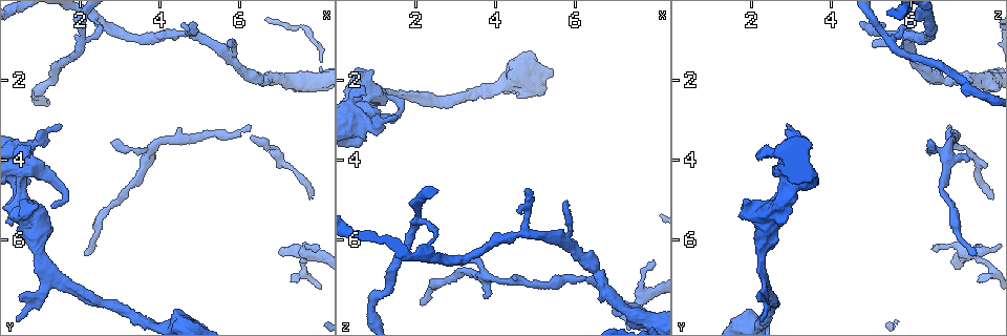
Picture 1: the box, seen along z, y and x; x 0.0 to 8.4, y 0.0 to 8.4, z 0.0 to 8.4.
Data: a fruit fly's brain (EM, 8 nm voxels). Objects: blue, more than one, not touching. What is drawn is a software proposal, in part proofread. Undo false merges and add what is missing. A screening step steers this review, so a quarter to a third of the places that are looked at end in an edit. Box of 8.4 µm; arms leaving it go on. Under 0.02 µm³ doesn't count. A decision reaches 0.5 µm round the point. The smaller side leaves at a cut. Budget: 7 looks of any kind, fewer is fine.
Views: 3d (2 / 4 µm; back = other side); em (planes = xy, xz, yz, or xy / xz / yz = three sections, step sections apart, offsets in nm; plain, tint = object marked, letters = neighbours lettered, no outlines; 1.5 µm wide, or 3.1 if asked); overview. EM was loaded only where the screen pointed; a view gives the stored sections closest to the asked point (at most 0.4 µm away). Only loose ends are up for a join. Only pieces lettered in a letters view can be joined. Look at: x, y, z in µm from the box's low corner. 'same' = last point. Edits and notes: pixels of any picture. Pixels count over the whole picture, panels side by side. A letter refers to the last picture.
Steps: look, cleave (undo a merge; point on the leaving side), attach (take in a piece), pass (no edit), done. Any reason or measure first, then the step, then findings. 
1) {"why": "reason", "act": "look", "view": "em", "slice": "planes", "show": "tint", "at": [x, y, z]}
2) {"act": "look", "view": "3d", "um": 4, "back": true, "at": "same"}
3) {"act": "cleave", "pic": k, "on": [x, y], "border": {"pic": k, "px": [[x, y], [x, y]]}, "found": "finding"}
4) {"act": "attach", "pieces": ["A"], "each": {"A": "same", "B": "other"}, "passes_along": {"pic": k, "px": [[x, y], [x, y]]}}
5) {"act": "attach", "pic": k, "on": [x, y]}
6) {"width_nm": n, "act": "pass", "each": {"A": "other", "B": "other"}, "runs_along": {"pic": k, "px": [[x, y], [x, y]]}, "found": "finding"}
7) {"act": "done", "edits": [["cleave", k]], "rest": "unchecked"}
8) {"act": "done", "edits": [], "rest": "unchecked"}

{"why": "three arms meet", "act": "look", "view": "em", "slice": "planes", "show": "letters", "at": [2.10, 1.05, 5.55]}

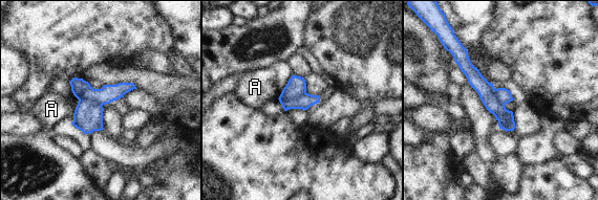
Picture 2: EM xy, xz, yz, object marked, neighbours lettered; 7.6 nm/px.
{"act": "cleave", "pic": 2, "on": [296, 86], "each": {"A": "other"}, "border": {"pic": 2, "px": [[305, 92], [292, 98], [279, 101]]}, "found": "a second cell is stuck on"}

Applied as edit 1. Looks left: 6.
{"why": "stops while still wide", "act": "look", "view": "em", "slice": "xy", "step": 8, "show": "letters", "at": [0.60, 4.60, 3.65]}

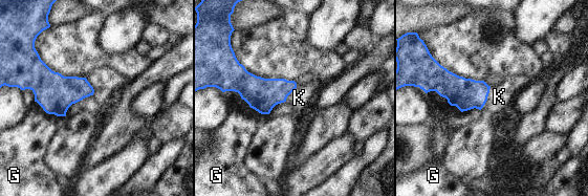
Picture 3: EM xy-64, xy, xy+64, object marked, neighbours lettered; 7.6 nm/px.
{"why": "cut it another way", "act": "look", "view": "em", "slice": "planes", "show": "letters", "at": "same"}

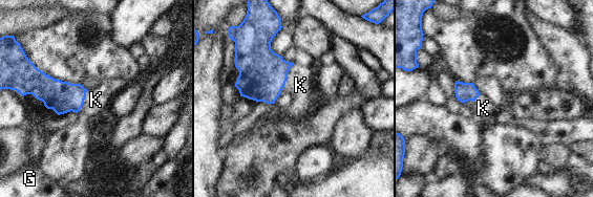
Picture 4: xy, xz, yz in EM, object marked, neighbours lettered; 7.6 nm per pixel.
{"width_nm": 220, "longest_contact_nm": ["K", 240], "act": "attach", "pieces": ["K"], "each": {"G": "other", "K": "same"}, "found": "it goes on there"}

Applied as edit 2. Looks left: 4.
{"why": "arms part here", "act": "look", "view": "em", "slice": "planes", "show": "letters", "at": [7.60, 6.40, 7.65]}

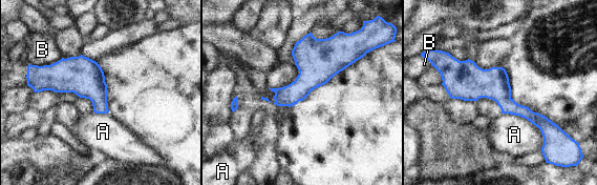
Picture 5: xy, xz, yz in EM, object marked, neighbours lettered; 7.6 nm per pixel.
{"longest_contact_nm": ["A", 420], "act": "pass", "each": {"A": "other", "B": "other"}, "border": {"pic": 5, "px": [[502, 112], [534, 124], [541, 148]]}, "found": "continuous, no second cell"}

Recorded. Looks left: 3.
{"act": "done", "edits": [["cleave", 2], ["attach", 4]], "rest": "unchecked"}

